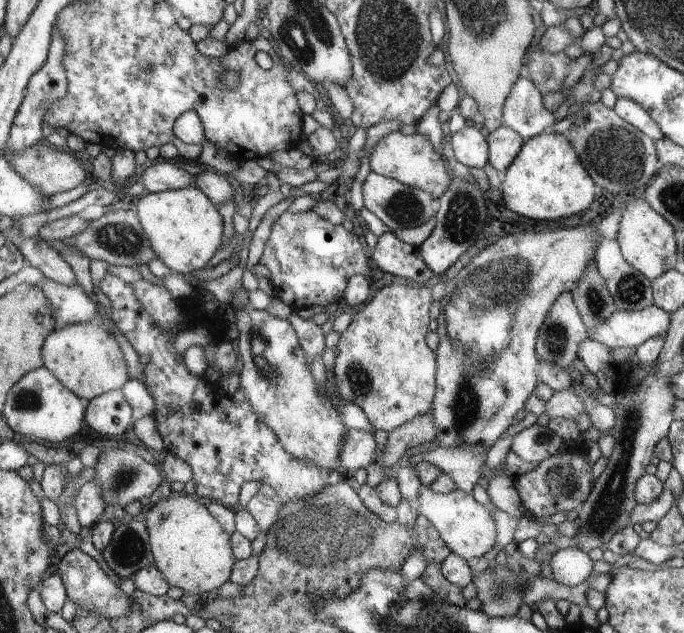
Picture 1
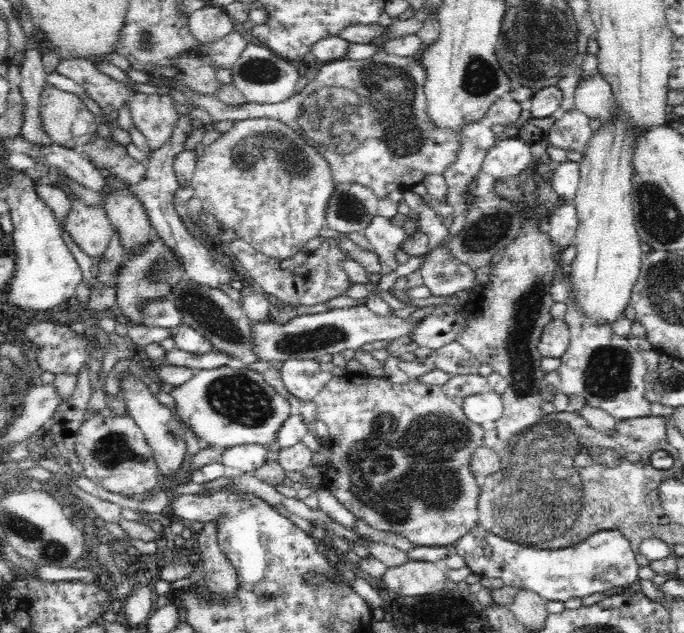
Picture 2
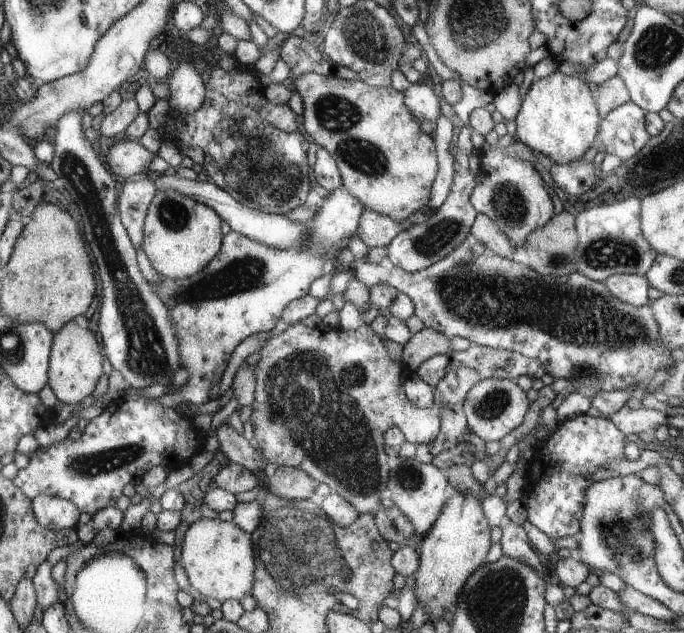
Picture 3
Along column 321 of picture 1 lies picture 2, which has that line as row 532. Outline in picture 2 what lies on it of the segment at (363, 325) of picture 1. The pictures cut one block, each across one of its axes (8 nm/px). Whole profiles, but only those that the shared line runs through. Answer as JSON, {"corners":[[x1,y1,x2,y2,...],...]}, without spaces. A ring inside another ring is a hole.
{"corners":[[347,374,333,376,328,384,313,398,316,404,315,418,324,422,328,428,331,447,331,461,328,465,332,468,332,474,326,474,328,490,350,511,354,519,360,519,376,530,393,532,409,540,414,547,417,546,451,546,464,536,471,528,478,526,479,514,477,513,477,500,480,496,481,482,470,470,472,453,483,445,484,430,480,424,472,422,465,417,463,408,457,406,444,389,438,385,424,384,420,381,410,380,408,383,395,384,385,376,382,378,363,374]]}

